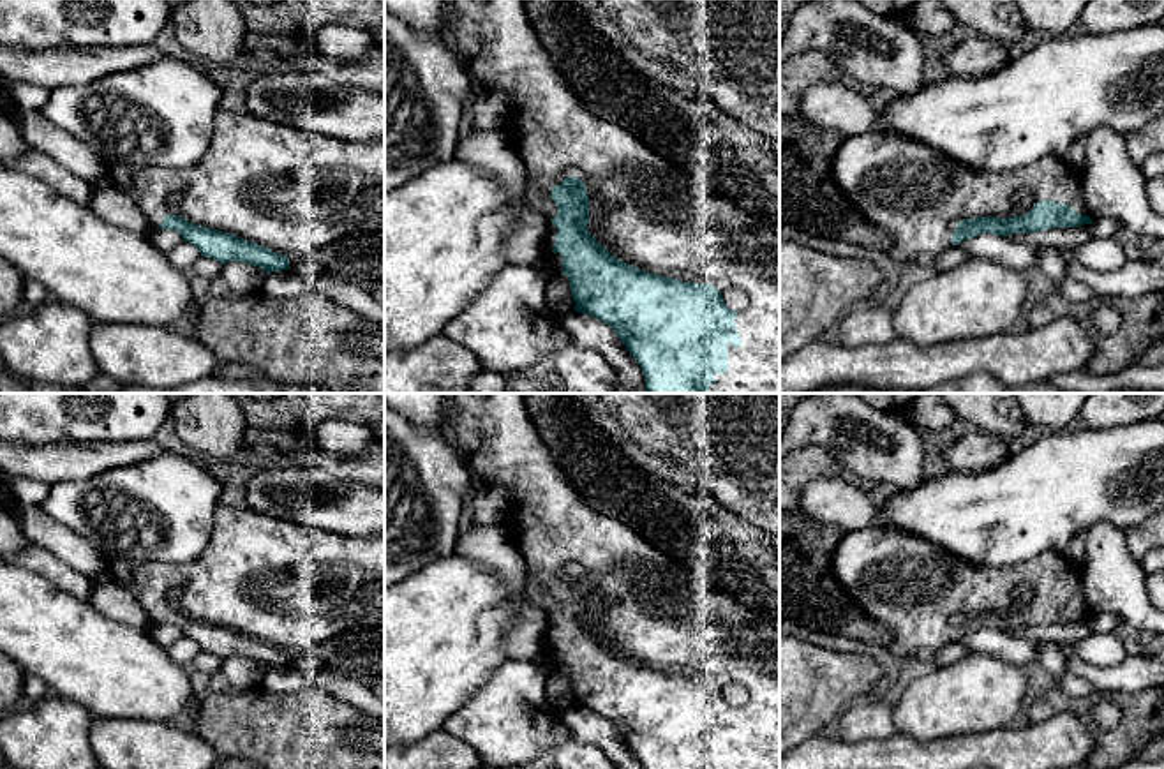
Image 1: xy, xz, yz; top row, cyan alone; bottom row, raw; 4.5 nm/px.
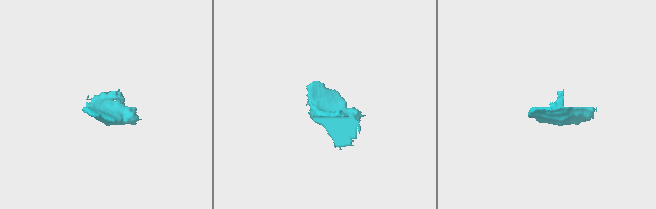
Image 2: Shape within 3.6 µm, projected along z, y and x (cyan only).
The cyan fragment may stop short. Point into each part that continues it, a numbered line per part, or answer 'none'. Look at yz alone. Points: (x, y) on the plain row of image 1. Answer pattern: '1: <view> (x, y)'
1: yz (916, 589)

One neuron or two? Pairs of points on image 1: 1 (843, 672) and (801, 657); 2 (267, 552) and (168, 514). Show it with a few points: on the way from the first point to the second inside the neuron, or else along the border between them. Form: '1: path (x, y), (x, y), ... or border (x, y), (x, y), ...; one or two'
1: path (833, 672), (817, 672), (812, 667); one
2: border (219, 505), (205, 549), (187, 563); two

